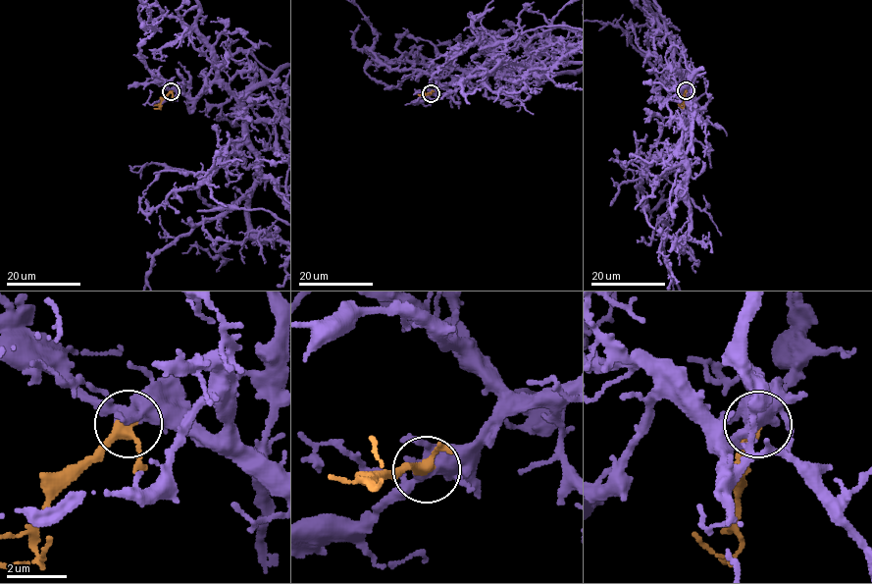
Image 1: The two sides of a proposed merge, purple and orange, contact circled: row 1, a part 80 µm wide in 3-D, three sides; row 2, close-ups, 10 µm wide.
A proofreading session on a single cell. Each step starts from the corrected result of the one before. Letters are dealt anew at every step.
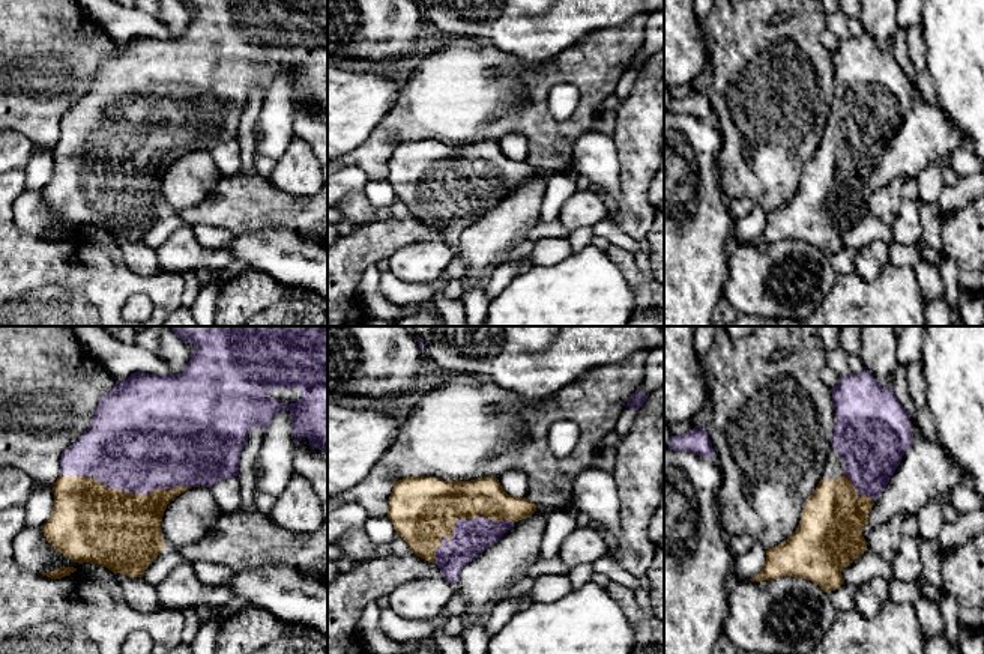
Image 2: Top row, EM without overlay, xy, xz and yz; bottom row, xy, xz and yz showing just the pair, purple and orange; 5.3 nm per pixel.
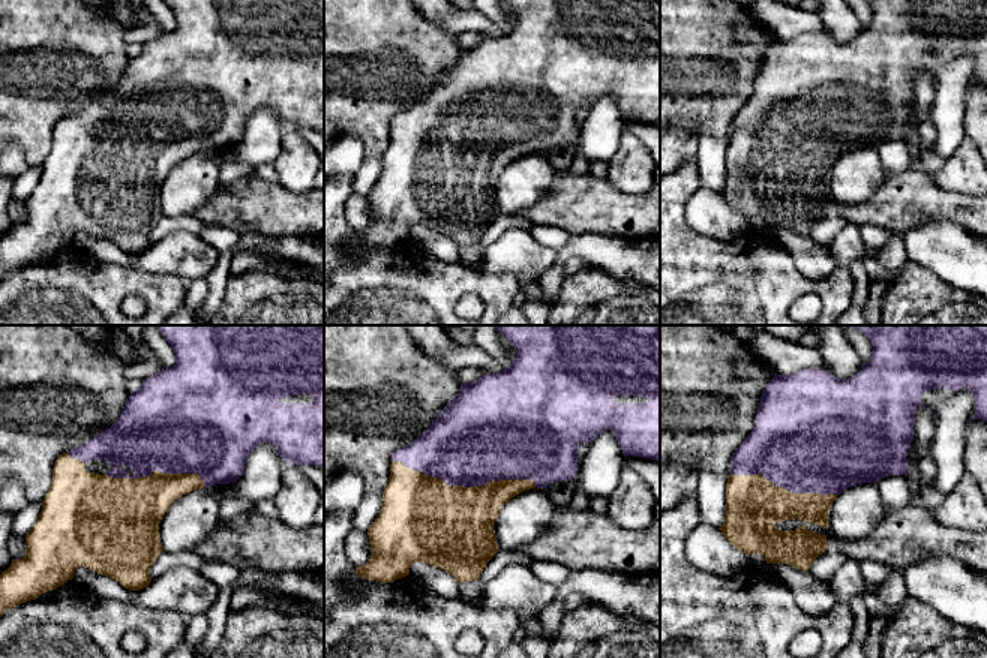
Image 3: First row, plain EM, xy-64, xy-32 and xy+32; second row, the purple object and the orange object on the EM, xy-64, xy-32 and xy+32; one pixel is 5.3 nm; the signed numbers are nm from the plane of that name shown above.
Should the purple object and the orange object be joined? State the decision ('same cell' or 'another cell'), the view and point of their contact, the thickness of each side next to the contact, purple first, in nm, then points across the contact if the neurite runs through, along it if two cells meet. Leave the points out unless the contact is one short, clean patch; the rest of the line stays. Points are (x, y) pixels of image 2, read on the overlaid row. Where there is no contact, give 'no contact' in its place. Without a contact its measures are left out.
same cell | xy (126, 492) | 500/420 nm

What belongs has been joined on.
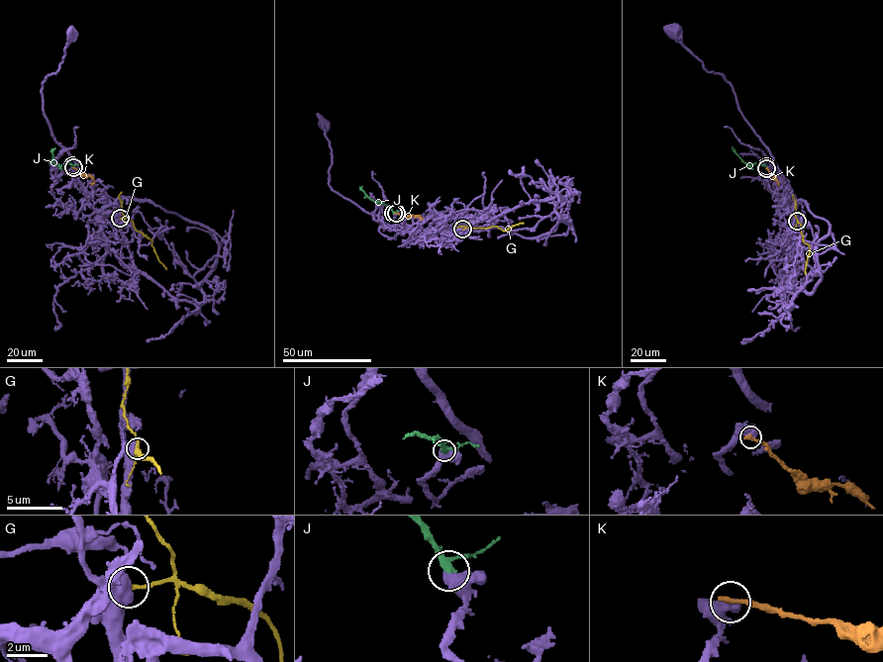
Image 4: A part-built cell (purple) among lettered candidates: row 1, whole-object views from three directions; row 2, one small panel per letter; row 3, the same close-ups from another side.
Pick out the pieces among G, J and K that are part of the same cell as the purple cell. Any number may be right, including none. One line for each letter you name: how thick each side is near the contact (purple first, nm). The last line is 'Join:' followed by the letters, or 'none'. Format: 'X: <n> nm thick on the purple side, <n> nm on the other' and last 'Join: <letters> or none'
J: 600 nm thick on the purple side, 240 nm on the other
Join: J

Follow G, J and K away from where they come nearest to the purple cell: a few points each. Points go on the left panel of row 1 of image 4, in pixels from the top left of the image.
G: (120, 218), (131, 220), (135, 229), (148, 237), (166, 269)
J: (72, 165), (54, 163), (52, 153), (54, 148)
K: (74, 167), (93, 177), (94, 183), (90, 183)

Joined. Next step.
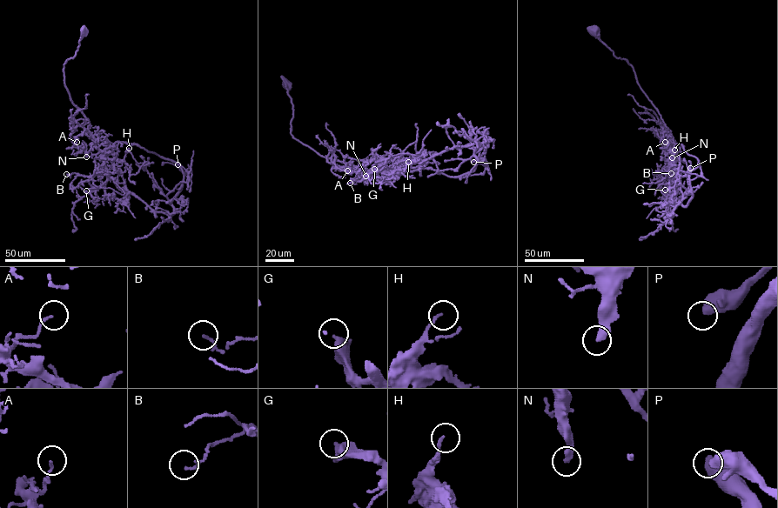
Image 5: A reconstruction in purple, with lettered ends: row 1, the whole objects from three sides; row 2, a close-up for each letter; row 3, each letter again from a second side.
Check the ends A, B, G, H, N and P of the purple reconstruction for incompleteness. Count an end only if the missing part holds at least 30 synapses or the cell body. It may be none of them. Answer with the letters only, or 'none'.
N

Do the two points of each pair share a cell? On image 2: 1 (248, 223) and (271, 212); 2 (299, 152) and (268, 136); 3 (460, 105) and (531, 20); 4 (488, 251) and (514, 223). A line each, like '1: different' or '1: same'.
1: same
2: different
3: different
4: same

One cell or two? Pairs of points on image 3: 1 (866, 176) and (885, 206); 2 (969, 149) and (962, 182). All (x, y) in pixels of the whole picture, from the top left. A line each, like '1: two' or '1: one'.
1: two
2: one

